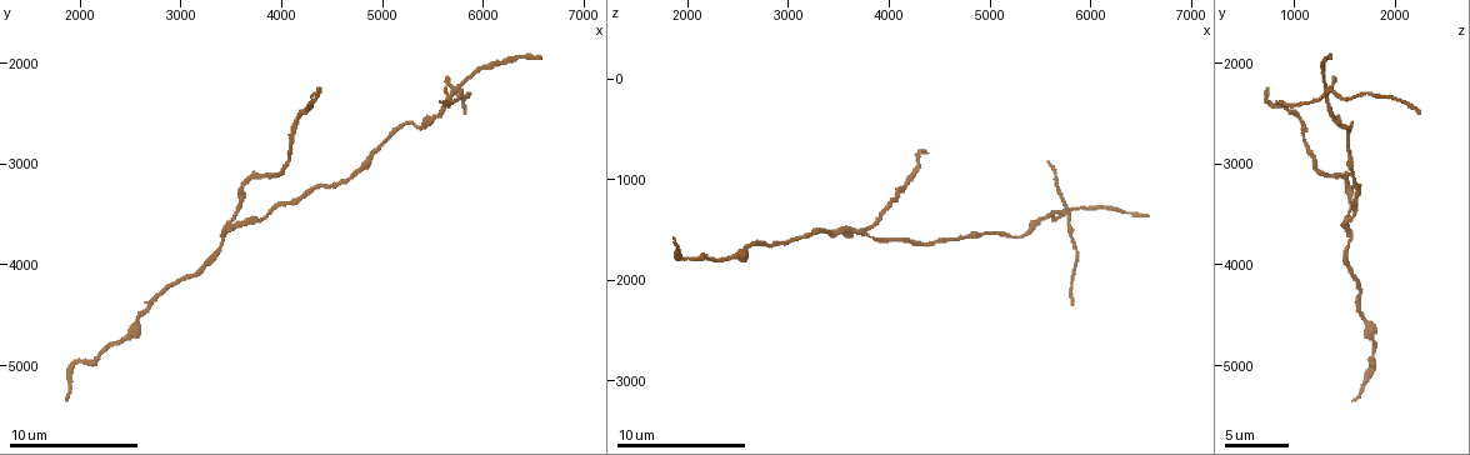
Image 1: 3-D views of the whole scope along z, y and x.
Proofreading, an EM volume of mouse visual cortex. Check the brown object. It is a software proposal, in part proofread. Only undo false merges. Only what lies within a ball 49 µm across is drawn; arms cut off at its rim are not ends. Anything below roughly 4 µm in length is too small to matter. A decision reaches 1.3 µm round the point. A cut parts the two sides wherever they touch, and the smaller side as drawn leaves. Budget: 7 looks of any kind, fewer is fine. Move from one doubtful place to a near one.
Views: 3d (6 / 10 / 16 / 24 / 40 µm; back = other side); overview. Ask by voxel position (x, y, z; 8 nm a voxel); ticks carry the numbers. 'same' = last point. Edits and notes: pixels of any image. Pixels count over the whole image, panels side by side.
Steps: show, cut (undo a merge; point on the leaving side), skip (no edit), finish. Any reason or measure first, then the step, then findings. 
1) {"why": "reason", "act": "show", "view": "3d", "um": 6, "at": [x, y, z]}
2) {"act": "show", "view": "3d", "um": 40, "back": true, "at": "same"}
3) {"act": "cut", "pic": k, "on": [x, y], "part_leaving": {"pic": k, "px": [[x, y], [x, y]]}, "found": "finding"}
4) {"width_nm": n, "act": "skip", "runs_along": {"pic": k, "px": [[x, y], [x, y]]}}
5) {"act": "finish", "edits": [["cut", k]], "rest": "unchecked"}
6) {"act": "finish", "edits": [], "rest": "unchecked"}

{"why": "sudden change in width", "act": "show", "view": "3d", "um": 10, "at": [5400, 2620, 1540]}

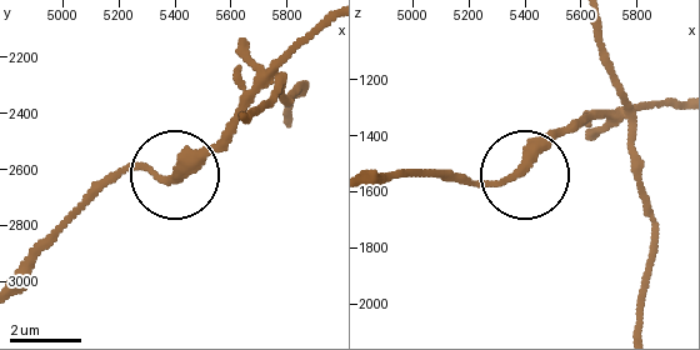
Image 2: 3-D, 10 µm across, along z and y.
{"why": "other side", "act": "show", "view": "3d", "um": 10, "back": true, "at": [5390, 2630, 1520]}

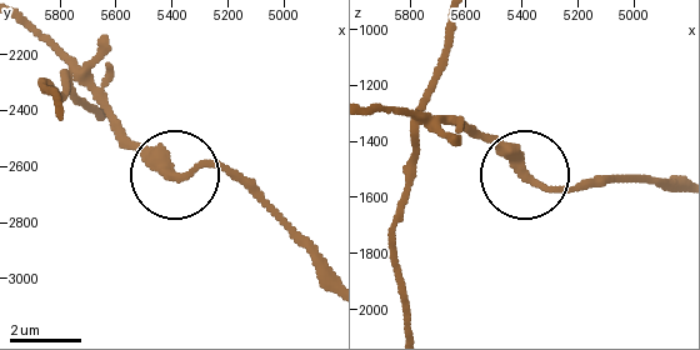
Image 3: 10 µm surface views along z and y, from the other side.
{"act": "skip", "runs_along": {"pic": 3, "px": [[328, 275], [229, 176], [211, 168], [166, 173], [125, 134]]}, "found": "continuous, no second cell"}

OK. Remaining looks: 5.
{"why": "four arms meet", "act": "show", "view": "3d", "um": 10, "at": [5760, 2280, 1320]}

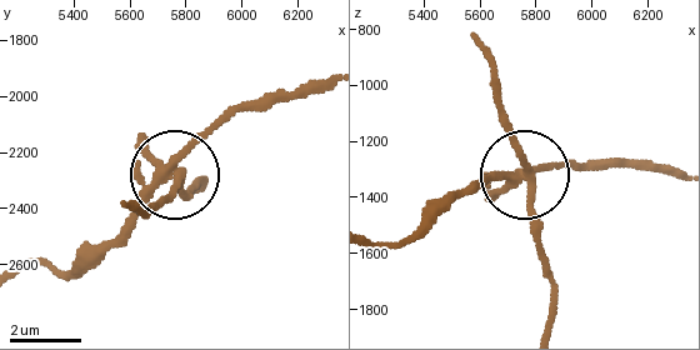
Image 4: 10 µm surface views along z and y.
{"act": "cut", "pic": 4, "on": [184, 196], "part_leaving": {"pic": 4, "px": [[528, 183], [554, 296], [551, 324]]}, "found": "two cells meet here"}

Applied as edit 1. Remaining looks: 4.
{"why": "redraw", "act": "show", "view": "overview"}

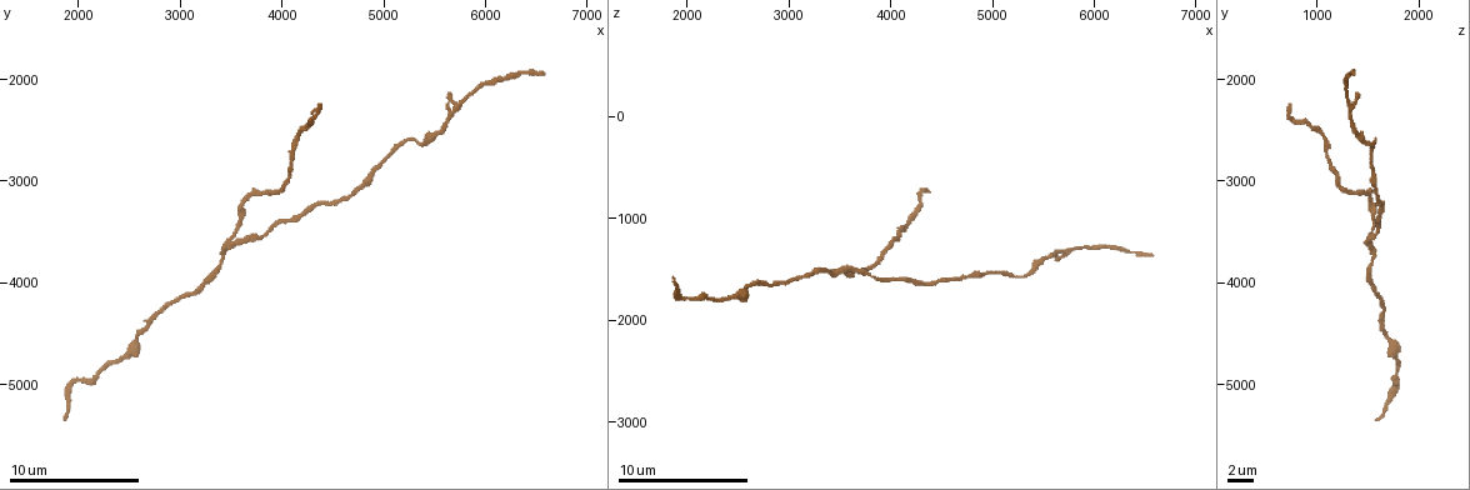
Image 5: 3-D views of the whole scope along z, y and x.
{"why": "calibre changes", "act": "show", "view": "3d", "um": 10, "at": [4740, 3100, 1580]}

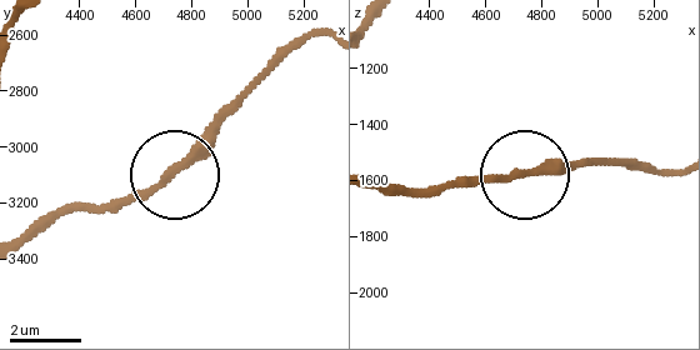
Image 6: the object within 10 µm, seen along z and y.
{"act": "skip", "runs_along": {"pic": 6, "px": [[374, 185], [464, 188], [604, 161]]}, "found": "continuous, no second cell"}

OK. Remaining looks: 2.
{"act": "finish", "edits": [["cut", 4]], "rest": "unchecked"}

